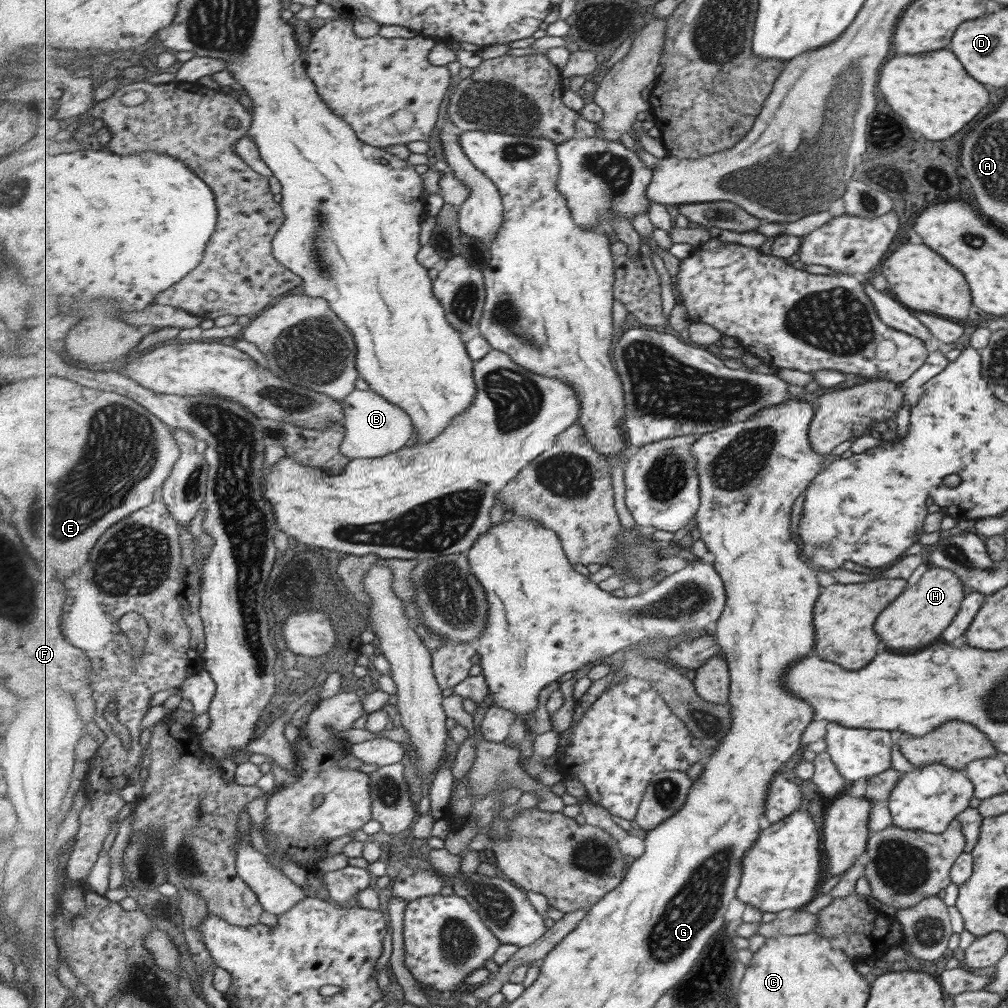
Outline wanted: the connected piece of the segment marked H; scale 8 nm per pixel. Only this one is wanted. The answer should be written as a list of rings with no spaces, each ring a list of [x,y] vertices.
[[[932,566],[915,584],[906,585],[899,596],[877,616],[875,634],[887,648],[893,650],[925,648],[925,644],[940,640],[939,634],[951,624],[966,593],[966,588],[955,573]]]

